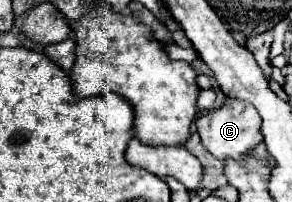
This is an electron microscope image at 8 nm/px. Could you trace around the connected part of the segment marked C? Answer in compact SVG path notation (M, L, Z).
M227 99L223 107L201 115L197 119L197 131L203 147L221 161L243 161L249 155L249 151L263 141L263 137L259 135L259 113L255 111L255 107L251 107L251 103L243 103L237 99Z

